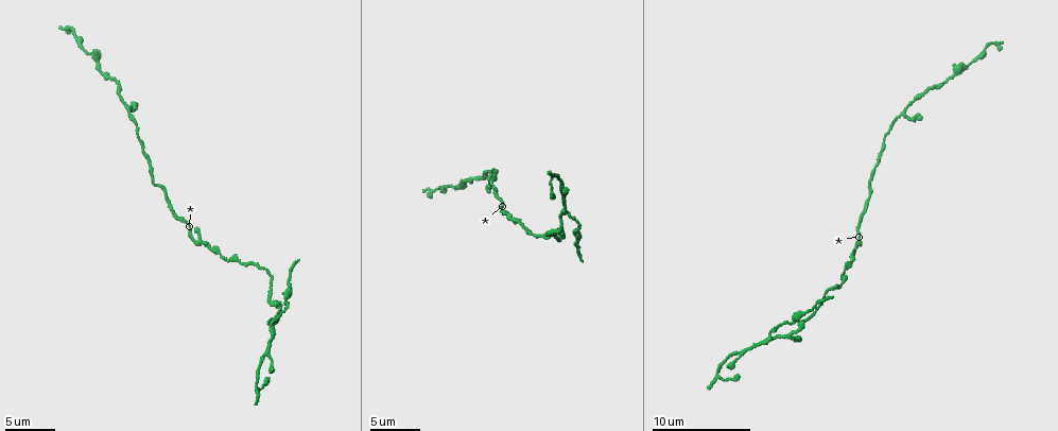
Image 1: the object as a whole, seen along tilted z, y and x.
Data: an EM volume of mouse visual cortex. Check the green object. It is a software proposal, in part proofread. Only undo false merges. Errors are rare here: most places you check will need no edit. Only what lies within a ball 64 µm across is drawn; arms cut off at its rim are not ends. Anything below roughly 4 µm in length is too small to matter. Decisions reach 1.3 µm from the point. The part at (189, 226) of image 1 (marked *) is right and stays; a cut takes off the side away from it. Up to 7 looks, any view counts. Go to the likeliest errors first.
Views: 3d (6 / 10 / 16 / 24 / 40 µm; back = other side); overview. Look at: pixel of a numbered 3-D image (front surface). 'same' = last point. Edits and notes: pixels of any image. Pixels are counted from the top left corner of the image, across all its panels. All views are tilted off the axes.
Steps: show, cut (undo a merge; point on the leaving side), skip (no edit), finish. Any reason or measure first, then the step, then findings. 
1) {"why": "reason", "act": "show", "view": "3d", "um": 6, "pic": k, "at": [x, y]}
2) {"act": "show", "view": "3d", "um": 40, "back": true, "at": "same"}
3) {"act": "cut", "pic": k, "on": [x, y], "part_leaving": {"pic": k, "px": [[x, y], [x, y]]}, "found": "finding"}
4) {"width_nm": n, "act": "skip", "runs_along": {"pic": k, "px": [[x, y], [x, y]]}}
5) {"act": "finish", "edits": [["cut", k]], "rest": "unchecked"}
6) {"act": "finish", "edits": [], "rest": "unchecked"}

{"why": "side arm on a straight run", "act": "show", "view": "3d", "um": 10, "pic": 1, "at": [272, 328]}

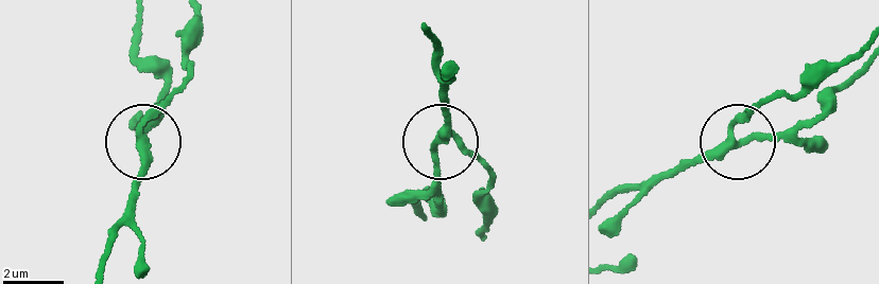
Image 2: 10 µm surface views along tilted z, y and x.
{"act": "show", "view": "3d", "um": 10, "back": true, "pic": 2, "at": [140, 141]}

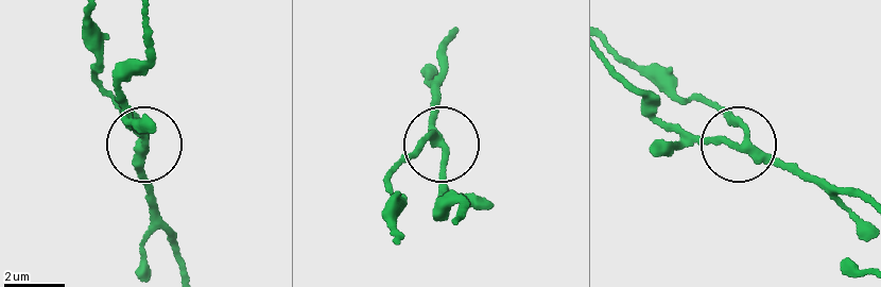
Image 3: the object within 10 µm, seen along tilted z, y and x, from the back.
{"arms": 3, "act": "skip", "found": "continuous, no second neuron"}

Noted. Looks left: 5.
{"why": "sudden change in width", "act": "show", "view": "3d", "um": 10, "pic": 1, "at": [272, 295]}

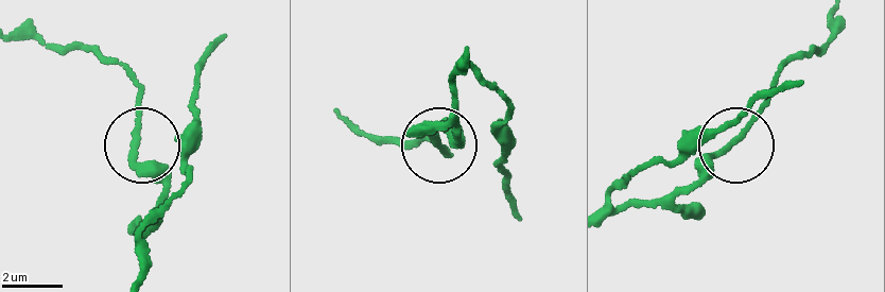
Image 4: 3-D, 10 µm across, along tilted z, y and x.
{"act": "skip", "runs_along": {"pic": 4, "px": [[829, 14], [828, 39], [780, 68], [744, 135], [681, 191]]}, "found": "continuous, no second neuron"}

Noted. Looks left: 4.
{"why": "thin neck", "act": "show", "view": "3d", "um": 6, "pic": 1, "at": [220, 255]}

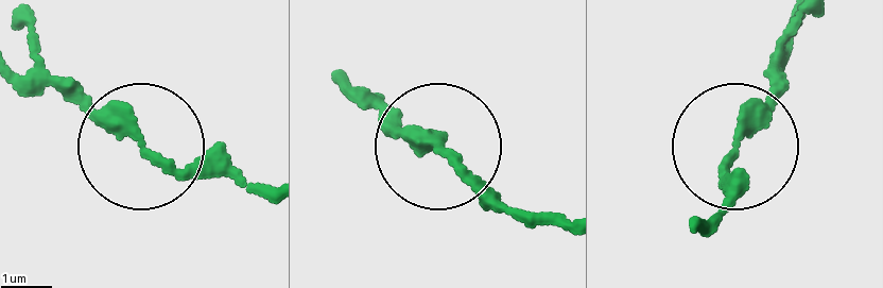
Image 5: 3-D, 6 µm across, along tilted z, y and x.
{"act": "show", "view": "3d", "um": 6, "back": true, "pic": 5, "at": [142, 143]}

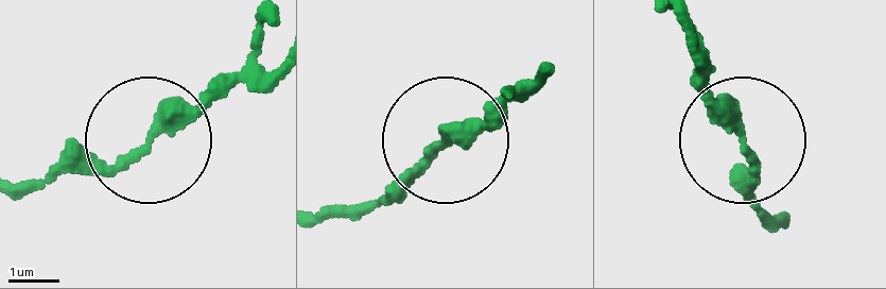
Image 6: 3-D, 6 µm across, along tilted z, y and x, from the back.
{"act": "skip", "runs_along": {"pic": 6, "px": [[507, 92], [446, 131], [374, 205]]}, "found": "all the same neuron"}

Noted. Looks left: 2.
{"act": "finish", "edits": [], "rest": "unchecked"}

